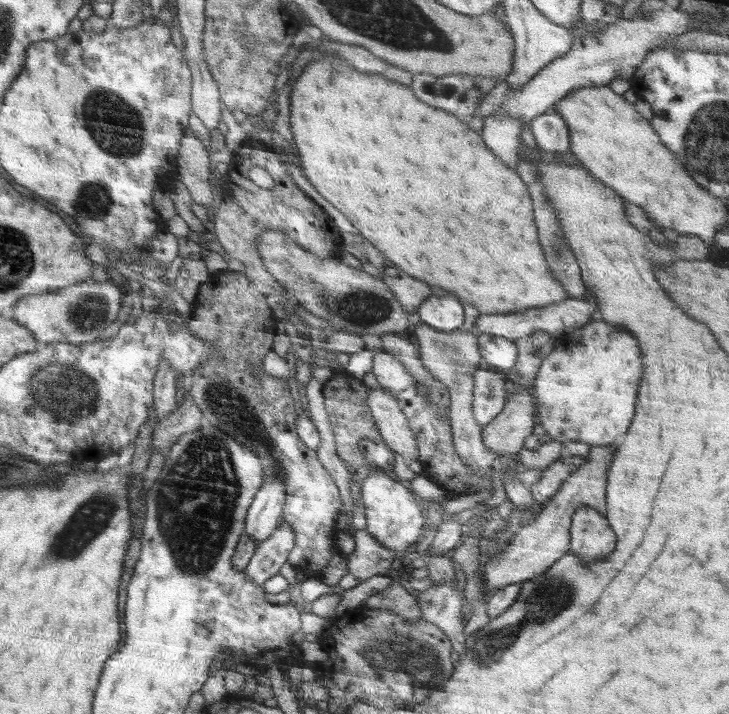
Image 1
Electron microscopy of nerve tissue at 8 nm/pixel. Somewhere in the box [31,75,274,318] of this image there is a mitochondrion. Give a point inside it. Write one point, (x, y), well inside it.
(115, 125)

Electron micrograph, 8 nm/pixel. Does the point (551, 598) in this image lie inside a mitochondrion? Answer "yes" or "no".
yes

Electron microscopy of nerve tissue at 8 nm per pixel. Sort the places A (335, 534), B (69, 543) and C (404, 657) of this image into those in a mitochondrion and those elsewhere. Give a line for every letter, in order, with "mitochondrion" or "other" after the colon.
A: other
B: mitochondrion
C: mitochondrion

